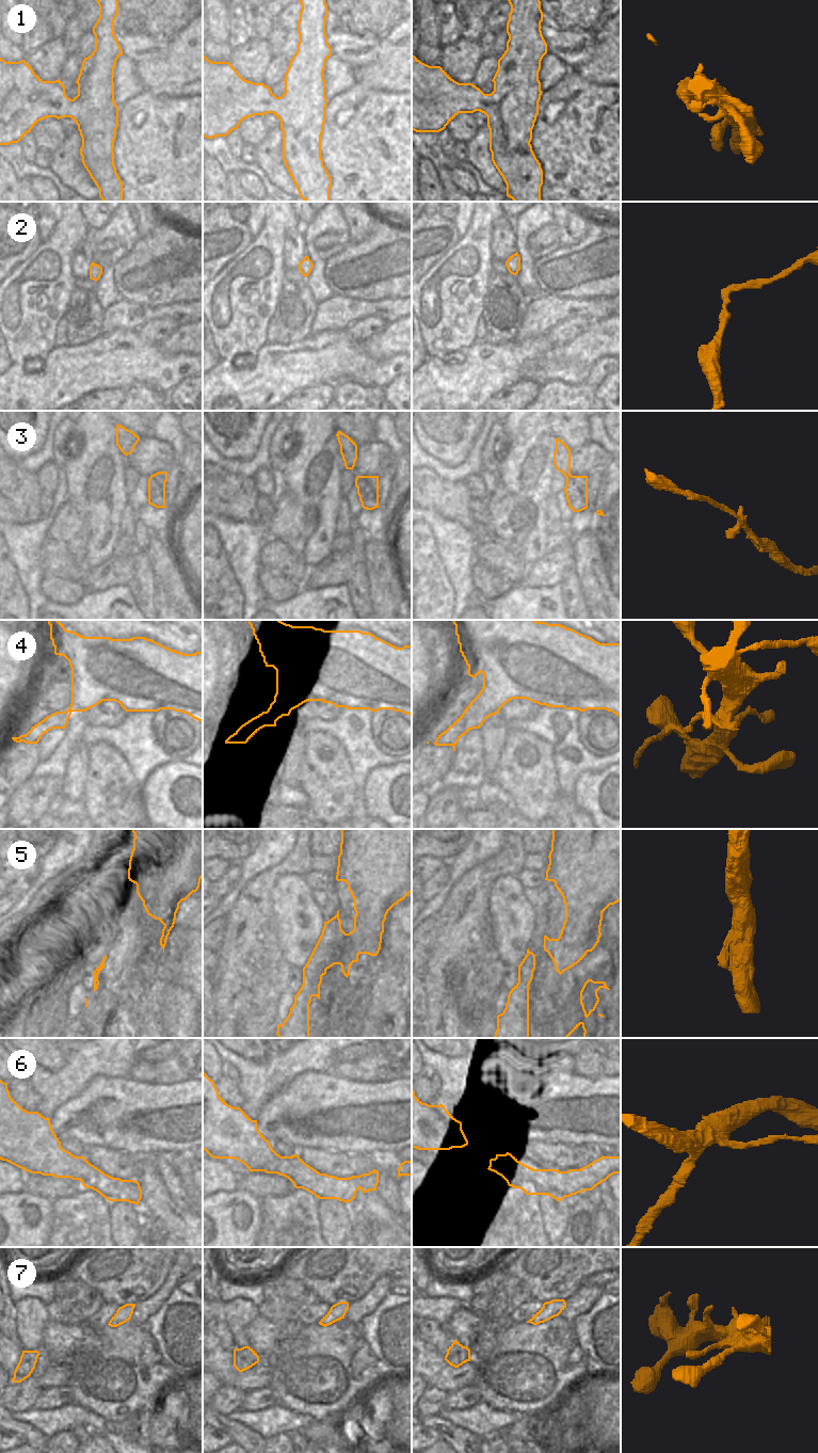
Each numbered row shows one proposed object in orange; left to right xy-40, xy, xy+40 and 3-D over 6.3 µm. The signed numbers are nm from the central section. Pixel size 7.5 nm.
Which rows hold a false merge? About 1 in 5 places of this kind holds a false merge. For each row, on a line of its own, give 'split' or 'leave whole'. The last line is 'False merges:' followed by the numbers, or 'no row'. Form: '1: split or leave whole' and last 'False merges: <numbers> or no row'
1: leave whole
2: leave whole
3: leave whole
4: split
5: leave whole
6: split
7: leave whole
False merges: 4, 6

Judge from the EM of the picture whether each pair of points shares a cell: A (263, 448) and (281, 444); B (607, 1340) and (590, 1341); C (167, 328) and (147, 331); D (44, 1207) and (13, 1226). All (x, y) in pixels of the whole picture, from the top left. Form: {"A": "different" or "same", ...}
{"A": "different", "B": "same", "C": "same", "D": "same"}

